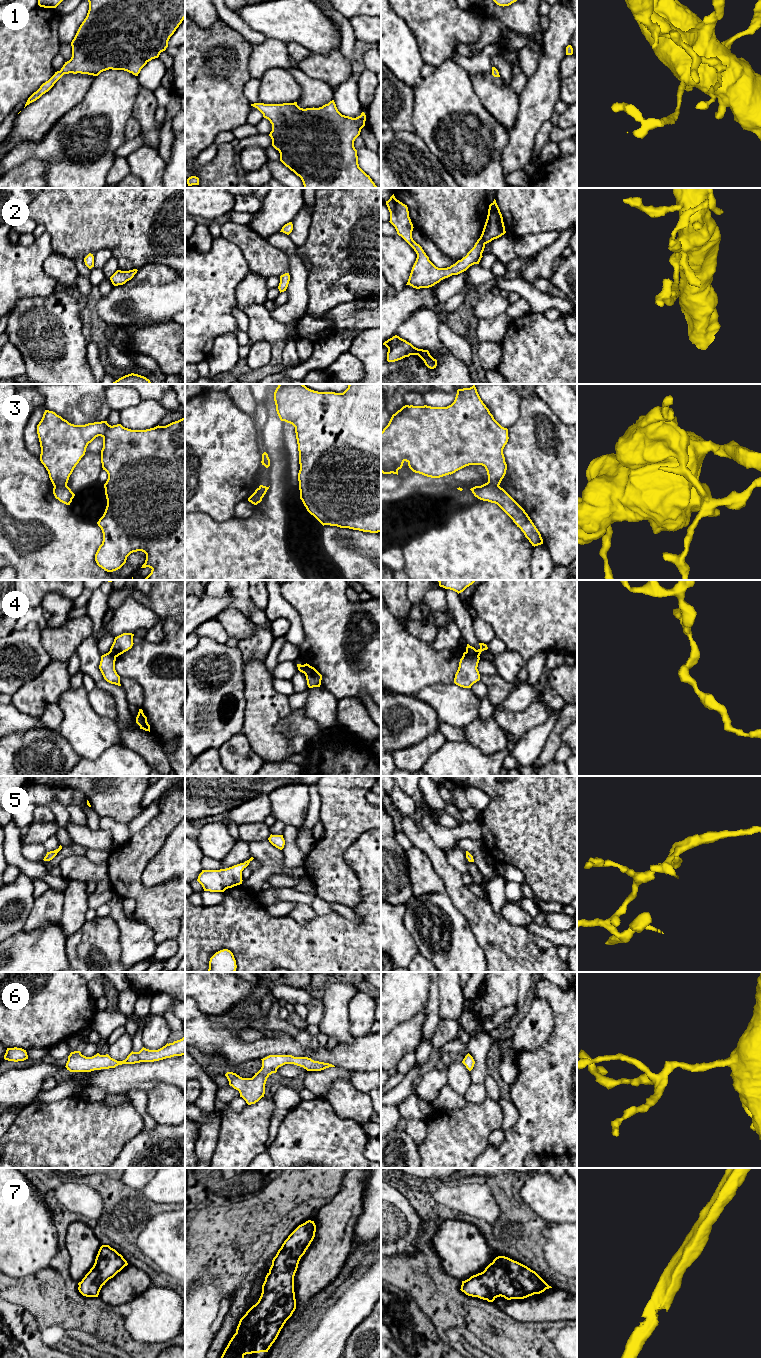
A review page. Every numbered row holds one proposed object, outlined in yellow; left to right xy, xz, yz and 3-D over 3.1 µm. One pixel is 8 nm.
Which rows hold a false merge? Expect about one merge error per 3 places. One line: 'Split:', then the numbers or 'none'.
Split: 3, 4

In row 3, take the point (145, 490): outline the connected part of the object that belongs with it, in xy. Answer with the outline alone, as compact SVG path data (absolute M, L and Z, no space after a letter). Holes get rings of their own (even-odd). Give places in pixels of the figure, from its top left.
M45 410L43 417L37 425L37 434L41 447L40 461L46 468L49 478L54 487L66 485L74 468L85 455L86 448L96 437L103 438L103 448L101 450L102 468L108 474L108 479L104 484L107 506L103 516L97 522L103 533L103 541L99 546L95 561L99 567L107 572L113 572L120 569L127 560L127 557L137 551L142 551L146 554L145 563L141 568L151 568L151 573L144 580L185 580L185 417L172 422L166 426L156 426L146 430L131 430L123 427L121 424L109 425L107 421L88 423L85 425L74 425L57 415L53 411Z

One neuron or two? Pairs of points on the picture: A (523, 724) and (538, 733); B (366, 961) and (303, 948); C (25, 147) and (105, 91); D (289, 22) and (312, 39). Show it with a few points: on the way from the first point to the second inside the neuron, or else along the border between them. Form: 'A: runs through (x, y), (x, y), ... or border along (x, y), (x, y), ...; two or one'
A: border along (549, 715), (543, 722), (531, 727), (515, 745); two
B: runs through (350, 961), (332, 960), (319, 954); one
C: runs through (45, 144), (65, 125), (71, 125), (85, 111); one
D: runs through (295, 22), (306, 33); one

